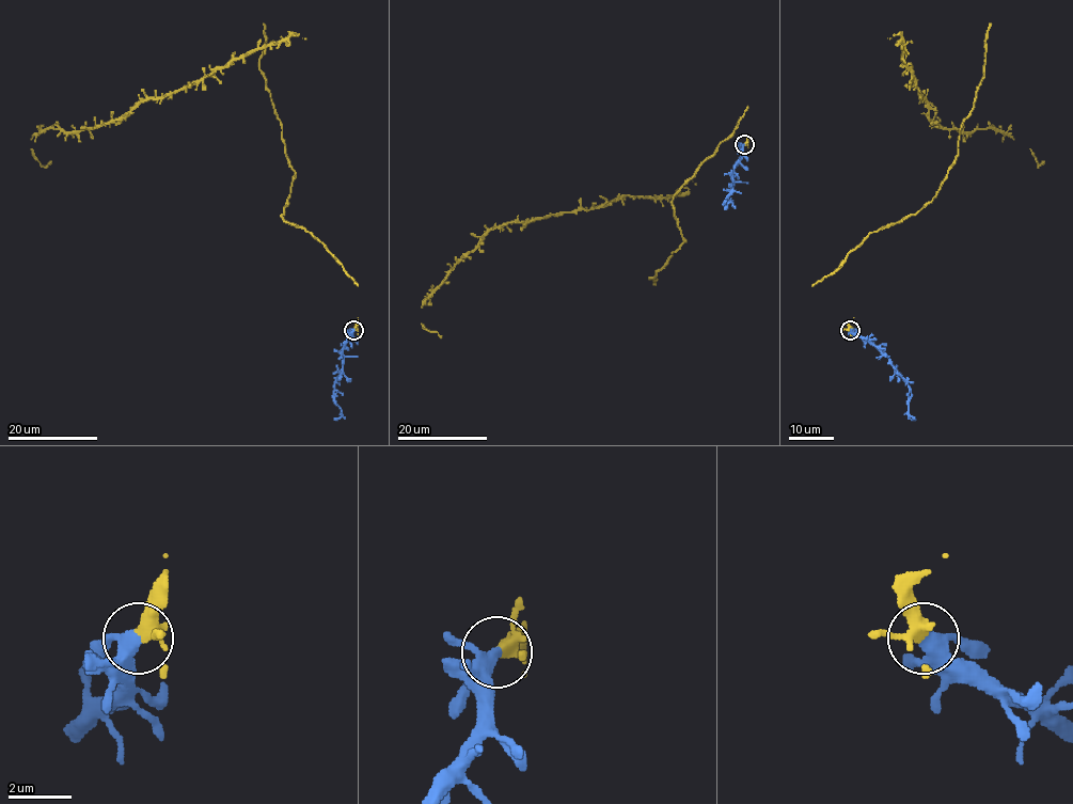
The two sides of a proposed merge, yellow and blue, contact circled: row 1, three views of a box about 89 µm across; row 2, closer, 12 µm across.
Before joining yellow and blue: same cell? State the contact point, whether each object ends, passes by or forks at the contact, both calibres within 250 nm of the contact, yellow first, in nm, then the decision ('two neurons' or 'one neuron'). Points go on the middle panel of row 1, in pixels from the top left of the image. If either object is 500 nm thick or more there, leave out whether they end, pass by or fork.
(744, 144) | yellow passes by | blue forks | 360/320 nm | one neuron

